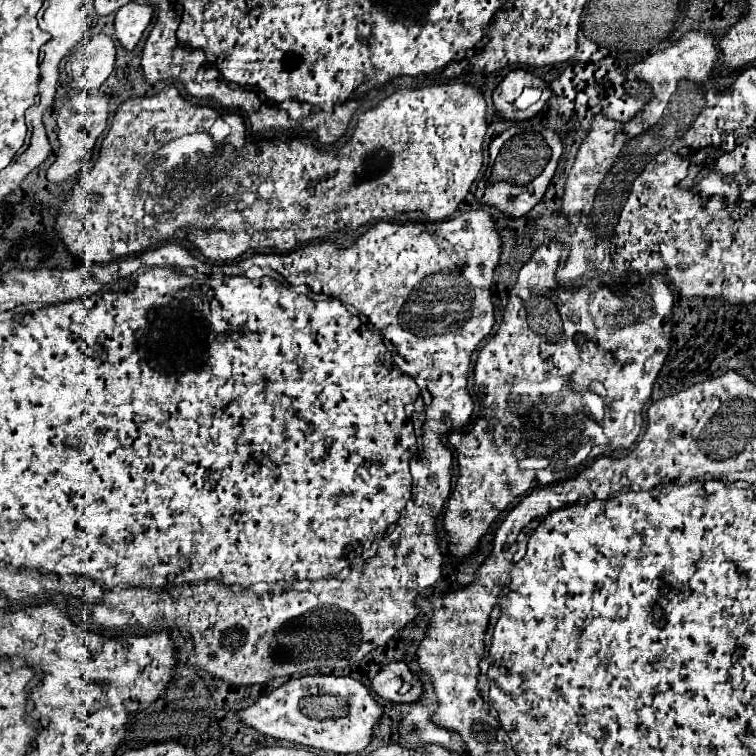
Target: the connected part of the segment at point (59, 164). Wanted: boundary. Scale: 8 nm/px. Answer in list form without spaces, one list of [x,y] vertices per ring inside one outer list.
[[[80,91],[74,97],[70,97],[60,109],[56,117],[58,127],[58,141],[60,149],[56,153],[56,161],[48,167],[48,179],[50,181],[66,181],[74,177],[84,165],[90,163],[92,149],[96,145],[96,139],[104,133],[108,127],[108,99],[104,95],[92,95],[88,91]]]

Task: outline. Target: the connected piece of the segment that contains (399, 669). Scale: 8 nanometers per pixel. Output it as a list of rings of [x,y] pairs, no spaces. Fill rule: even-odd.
[[[390,663],[386,667],[380,669],[380,673],[374,677],[372,681],[372,691],[386,699],[386,701],[396,701],[396,703],[404,703],[404,701],[418,701],[422,697],[422,683],[418,681],[418,677],[408,669],[406,663]],[[404,683],[414,685],[414,689],[410,691],[408,697],[398,695],[400,687]]]

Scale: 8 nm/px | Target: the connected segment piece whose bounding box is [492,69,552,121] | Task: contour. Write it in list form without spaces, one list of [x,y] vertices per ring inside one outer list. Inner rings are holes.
[[[514,69],[510,71],[504,81],[496,87],[496,91],[492,93],[492,99],[494,99],[494,107],[498,109],[498,113],[506,119],[512,119],[512,121],[524,121],[524,119],[530,119],[534,117],[544,105],[546,101],[550,99],[552,95],[552,89],[550,87],[544,87],[542,91],[542,97],[538,103],[530,105],[528,109],[518,109],[514,105],[514,101],[518,99],[518,95],[522,93],[524,87],[534,87],[534,85],[548,85],[546,81],[542,81],[540,77],[524,71],[524,69]]]

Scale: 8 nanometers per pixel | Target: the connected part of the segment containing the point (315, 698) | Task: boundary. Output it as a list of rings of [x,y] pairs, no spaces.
[[[308,675],[292,679],[290,683],[294,685],[290,689],[294,695],[276,697],[274,693],[268,693],[252,707],[240,711],[242,721],[268,737],[304,747],[316,747],[336,755],[360,753],[370,745],[384,715],[384,707],[376,701],[376,697],[372,697],[366,685],[352,677],[336,675]]]

